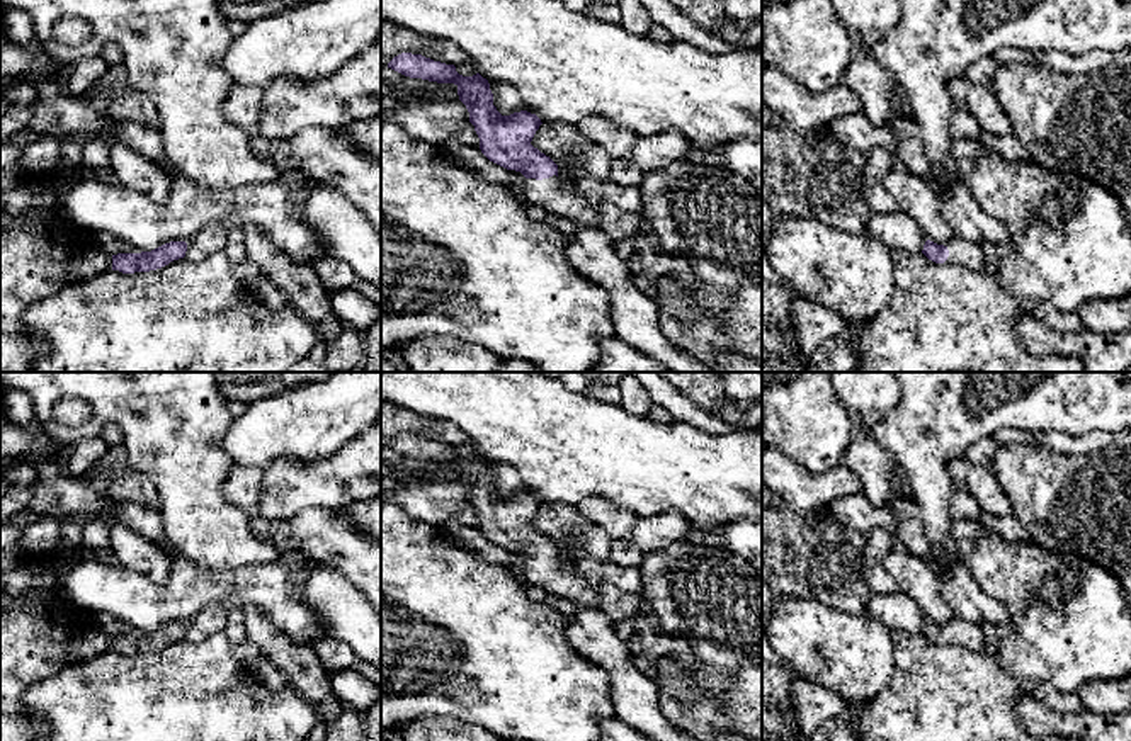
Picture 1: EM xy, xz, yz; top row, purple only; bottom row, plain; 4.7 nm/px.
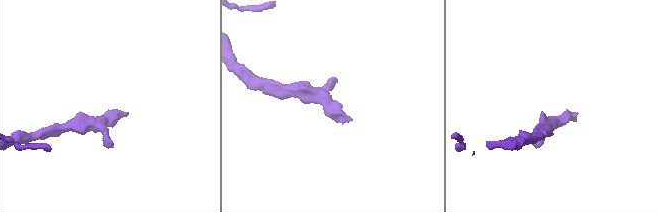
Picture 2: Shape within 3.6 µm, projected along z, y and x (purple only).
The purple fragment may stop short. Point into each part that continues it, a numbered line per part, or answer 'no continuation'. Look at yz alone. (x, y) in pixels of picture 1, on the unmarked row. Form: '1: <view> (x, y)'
1: yz (963, 633)

